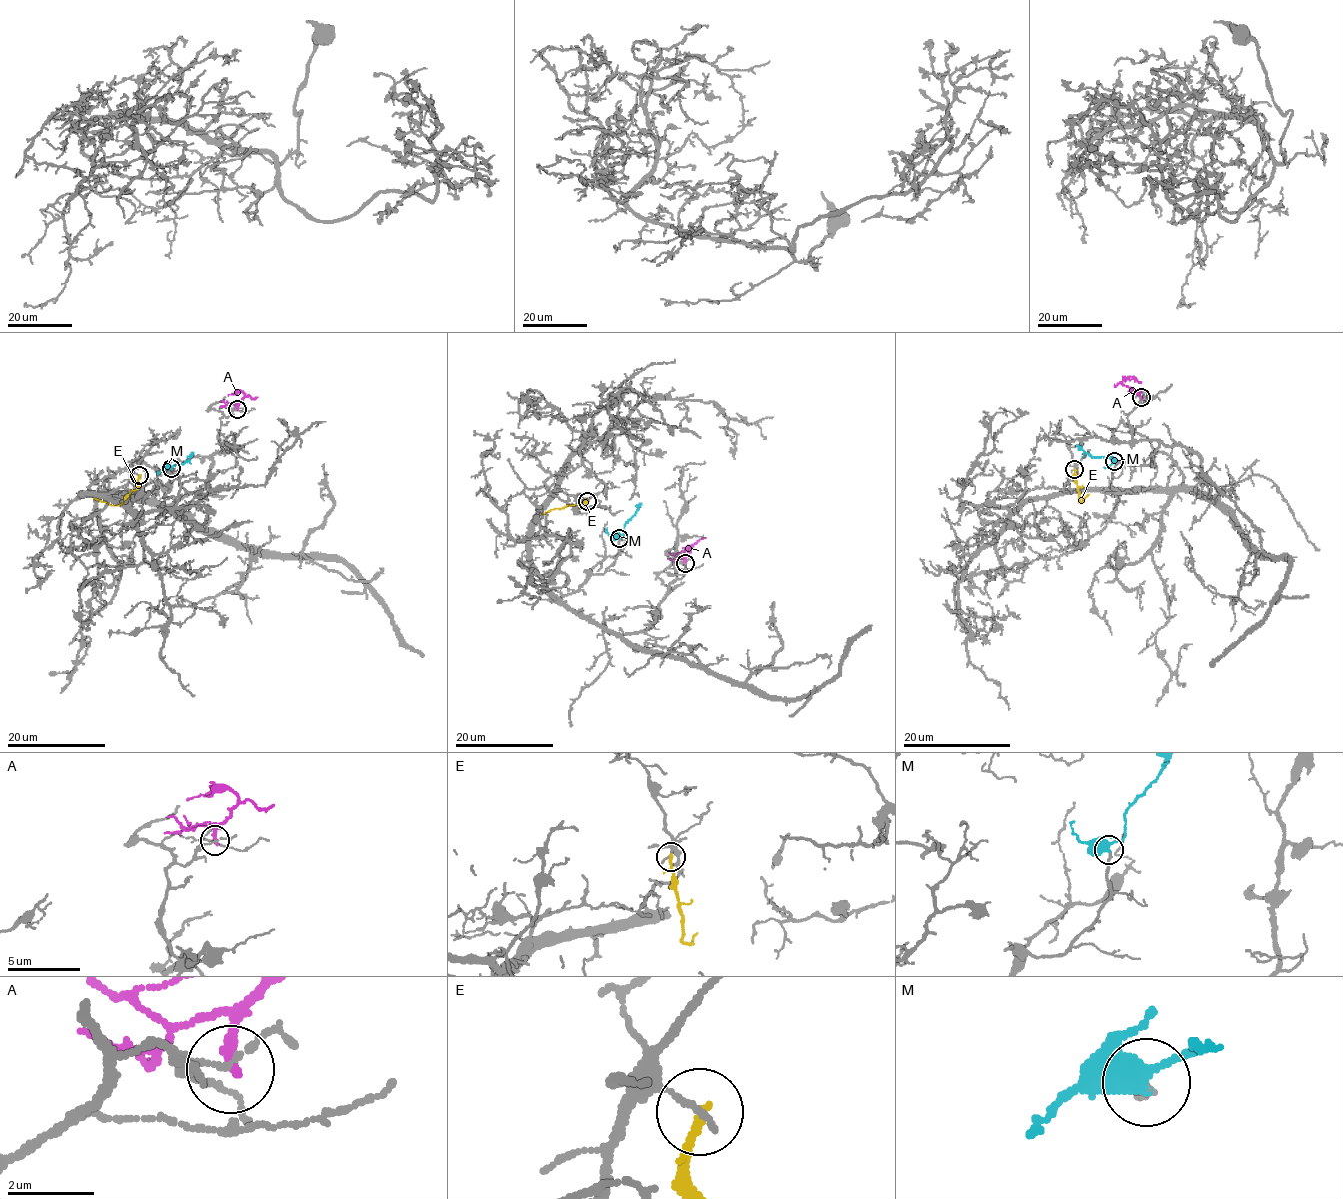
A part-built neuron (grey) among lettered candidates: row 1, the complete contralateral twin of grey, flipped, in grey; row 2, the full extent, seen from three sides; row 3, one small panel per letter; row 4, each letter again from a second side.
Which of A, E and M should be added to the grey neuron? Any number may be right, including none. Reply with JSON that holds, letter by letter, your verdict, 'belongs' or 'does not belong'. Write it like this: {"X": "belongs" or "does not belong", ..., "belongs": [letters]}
{"A": "does not belong", "E": "does not belong", "M": "belongs", "belongs": ["M"]}

